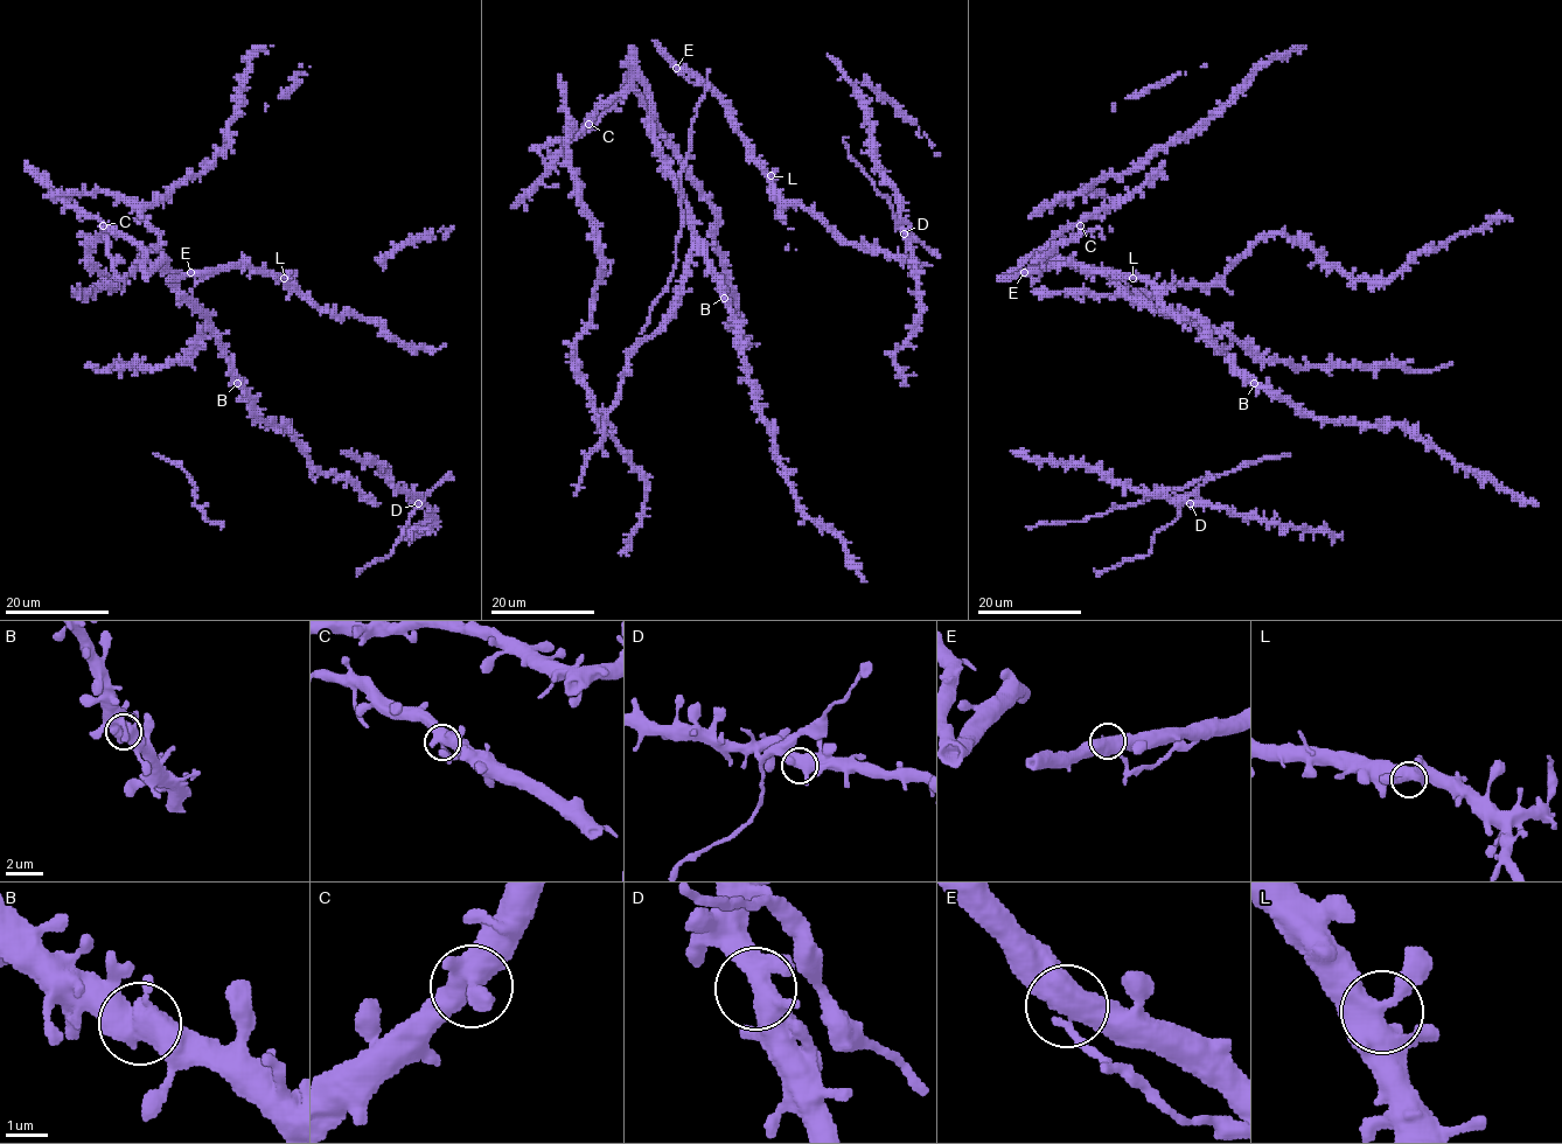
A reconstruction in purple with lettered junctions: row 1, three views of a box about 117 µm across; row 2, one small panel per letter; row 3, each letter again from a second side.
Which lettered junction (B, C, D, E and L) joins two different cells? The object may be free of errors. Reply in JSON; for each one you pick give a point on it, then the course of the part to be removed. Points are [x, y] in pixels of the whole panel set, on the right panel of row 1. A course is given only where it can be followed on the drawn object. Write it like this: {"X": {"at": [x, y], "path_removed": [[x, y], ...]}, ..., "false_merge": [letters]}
{"false_merge": []}

